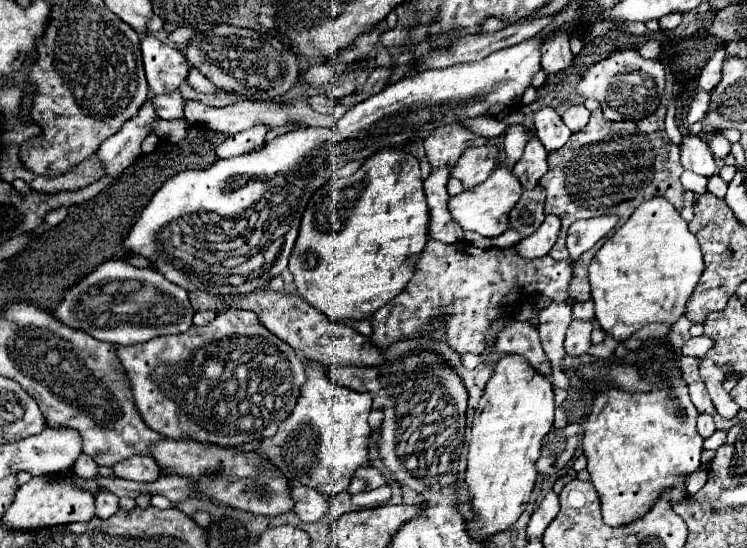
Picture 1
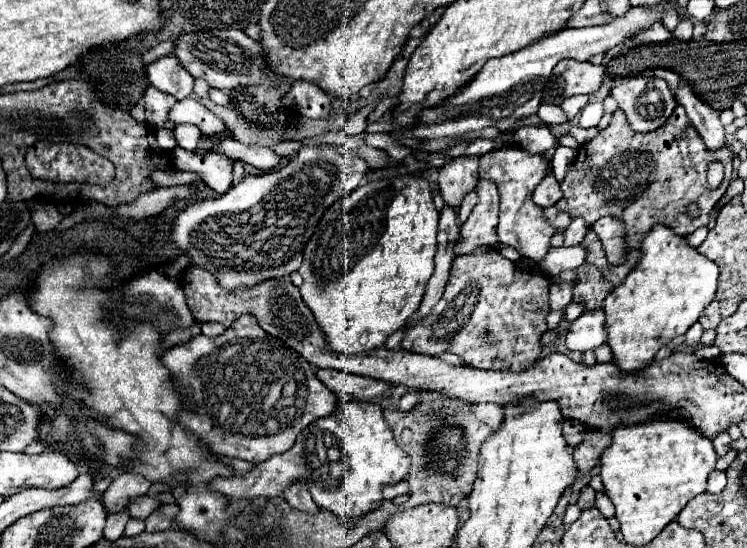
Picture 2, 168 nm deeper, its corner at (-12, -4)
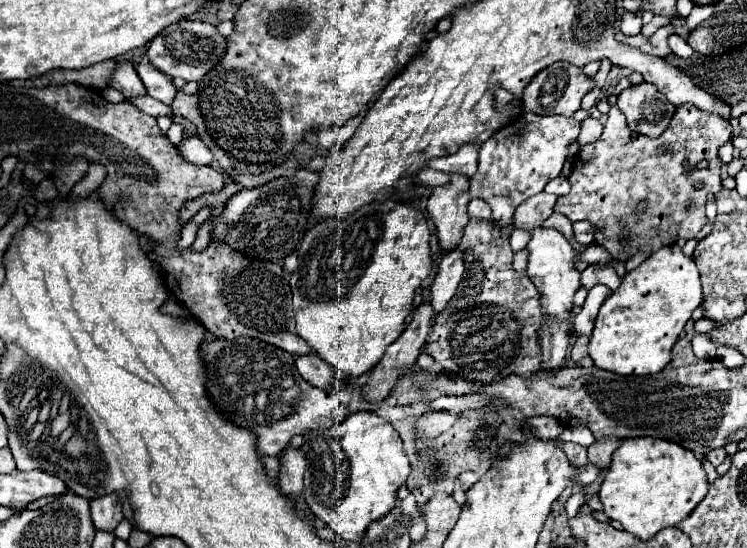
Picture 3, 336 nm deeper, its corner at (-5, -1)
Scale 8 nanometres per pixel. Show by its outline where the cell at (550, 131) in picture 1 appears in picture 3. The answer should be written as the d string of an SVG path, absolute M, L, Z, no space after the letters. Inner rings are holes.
M559 176L559 178L551 180L551 182L545 186L545 192L549 192L549 194L559 194L559 196L563 196L563 194L569 194L569 191L569 180L567 180L567 178L563 178L563 176Z

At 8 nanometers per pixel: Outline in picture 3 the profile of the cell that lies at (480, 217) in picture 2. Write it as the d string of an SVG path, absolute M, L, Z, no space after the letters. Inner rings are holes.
M459 248L443 254L443 260L439 264L439 274L435 276L435 282L431 286L433 316L437 312L441 312L447 306L447 302L453 298L453 294L457 292L457 286L463 278L463 272L465 272L463 252Z

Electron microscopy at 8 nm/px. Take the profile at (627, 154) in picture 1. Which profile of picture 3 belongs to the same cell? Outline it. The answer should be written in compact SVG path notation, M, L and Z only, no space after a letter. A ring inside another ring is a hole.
M681 104L677 106L677 112L671 120L671 126L659 136L659 138L647 138L635 134L627 122L625 116L617 106L613 106L607 114L605 130L601 138L593 144L587 144L581 148L581 152L575 156L573 162L573 172L569 176L571 192L563 198L557 200L555 212L565 214L571 222L587 220L595 228L595 244L607 248L615 260L629 260L631 256L639 252L655 252L661 246L671 246L679 238L695 238L695 234L705 226L705 196L717 194L721 186L721 162L717 158L717 150L721 144L731 140L731 124L727 118L719 114L705 114L703 110L697 110L697 106ZM701 160L709 162L707 170L699 170L697 164ZM703 180L705 188L695 190L693 182ZM647 200L649 208L643 214L635 214L635 206L639 202ZM629 234L631 236L631 246L621 246L621 236Z

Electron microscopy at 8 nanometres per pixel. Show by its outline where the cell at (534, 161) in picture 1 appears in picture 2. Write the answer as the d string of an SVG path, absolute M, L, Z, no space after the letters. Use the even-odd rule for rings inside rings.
M546 173L546 177L542 179L542 183L536 187L534 191L534 203L540 205L540 207L550 207L554 205L558 199L562 197L562 189L560 189L560 183L556 181L554 173Z

